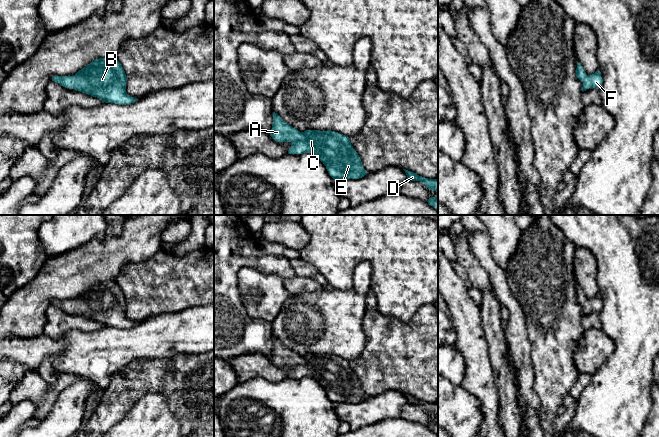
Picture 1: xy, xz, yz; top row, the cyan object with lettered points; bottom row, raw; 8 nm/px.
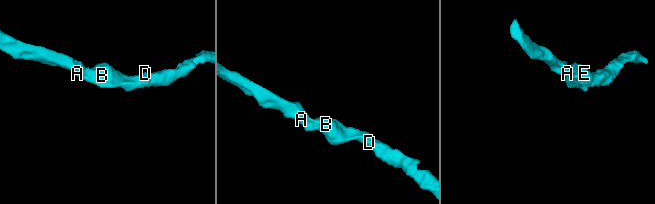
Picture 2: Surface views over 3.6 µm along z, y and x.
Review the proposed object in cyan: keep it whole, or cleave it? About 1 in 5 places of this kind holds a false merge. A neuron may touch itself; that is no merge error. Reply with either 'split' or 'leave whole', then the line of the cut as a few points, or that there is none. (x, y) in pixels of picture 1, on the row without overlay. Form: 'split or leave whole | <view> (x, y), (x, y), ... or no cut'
leave whole | no cut

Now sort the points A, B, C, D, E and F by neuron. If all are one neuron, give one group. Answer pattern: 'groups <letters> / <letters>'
groups A B C D E F

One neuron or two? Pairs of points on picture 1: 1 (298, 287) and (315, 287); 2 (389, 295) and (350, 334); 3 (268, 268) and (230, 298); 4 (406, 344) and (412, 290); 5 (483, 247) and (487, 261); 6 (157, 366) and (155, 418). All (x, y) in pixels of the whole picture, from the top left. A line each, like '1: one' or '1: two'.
1: one
2: two
3: one
4: two
5: one
6: two

